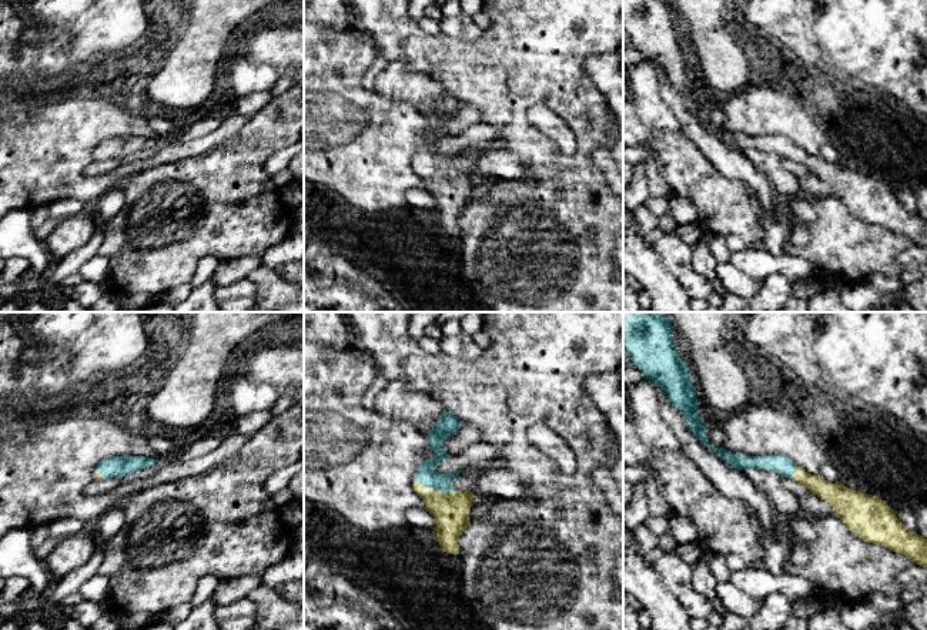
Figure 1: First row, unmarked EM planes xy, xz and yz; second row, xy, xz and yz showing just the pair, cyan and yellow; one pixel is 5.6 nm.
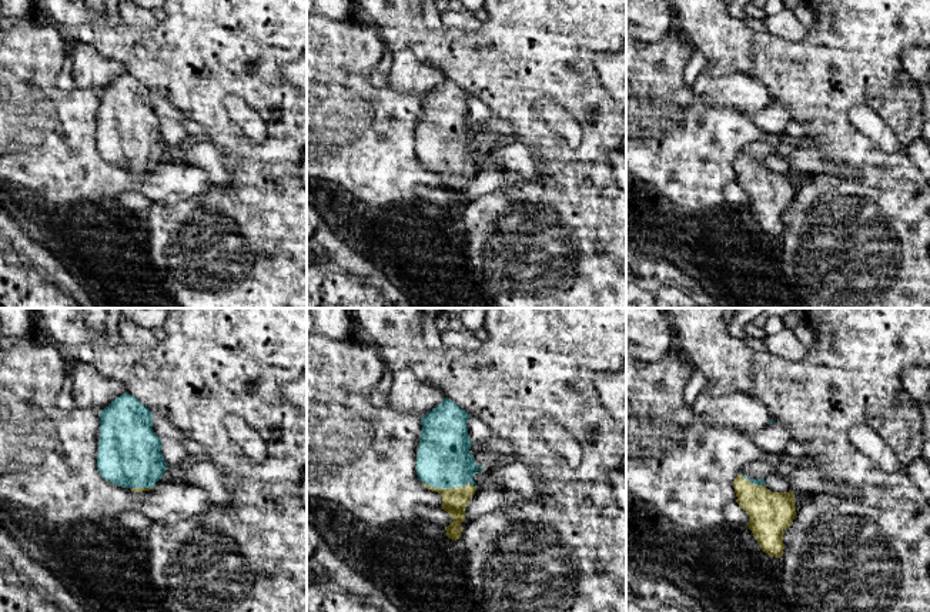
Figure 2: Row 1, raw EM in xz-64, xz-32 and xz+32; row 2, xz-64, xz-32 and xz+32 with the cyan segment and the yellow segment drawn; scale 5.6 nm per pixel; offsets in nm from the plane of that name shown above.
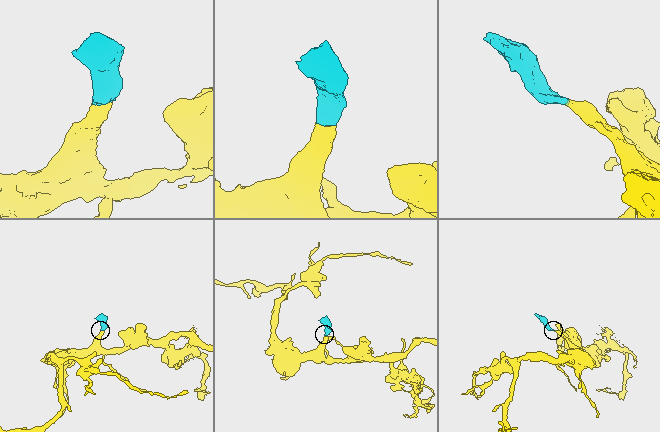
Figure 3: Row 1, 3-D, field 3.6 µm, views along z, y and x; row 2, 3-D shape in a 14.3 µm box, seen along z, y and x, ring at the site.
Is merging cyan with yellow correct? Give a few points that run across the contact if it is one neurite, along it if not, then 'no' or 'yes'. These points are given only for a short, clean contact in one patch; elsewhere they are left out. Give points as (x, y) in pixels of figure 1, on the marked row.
line xz (427, 475), (427, 481), (435, 489), (451, 509); yes

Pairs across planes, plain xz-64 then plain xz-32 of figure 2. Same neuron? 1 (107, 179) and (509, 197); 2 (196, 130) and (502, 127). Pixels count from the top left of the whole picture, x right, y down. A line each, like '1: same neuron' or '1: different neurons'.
1: different neurons
2: same neuron

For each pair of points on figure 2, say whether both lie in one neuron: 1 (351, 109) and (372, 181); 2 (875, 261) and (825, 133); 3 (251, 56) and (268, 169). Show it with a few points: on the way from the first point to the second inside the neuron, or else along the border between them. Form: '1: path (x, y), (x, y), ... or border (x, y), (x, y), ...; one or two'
1: path (351, 127), (367, 144), (372, 163); one
2: path (873, 230), (870, 189), (863, 171), (856, 164); one
3: path (260, 83), (284, 109), (284, 140); one

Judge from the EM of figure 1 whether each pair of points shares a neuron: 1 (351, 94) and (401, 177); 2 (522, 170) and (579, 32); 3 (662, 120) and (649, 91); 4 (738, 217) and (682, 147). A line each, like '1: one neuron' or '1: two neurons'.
1: one neuron
2: two neurons
3: one neuron
4: one neuron

